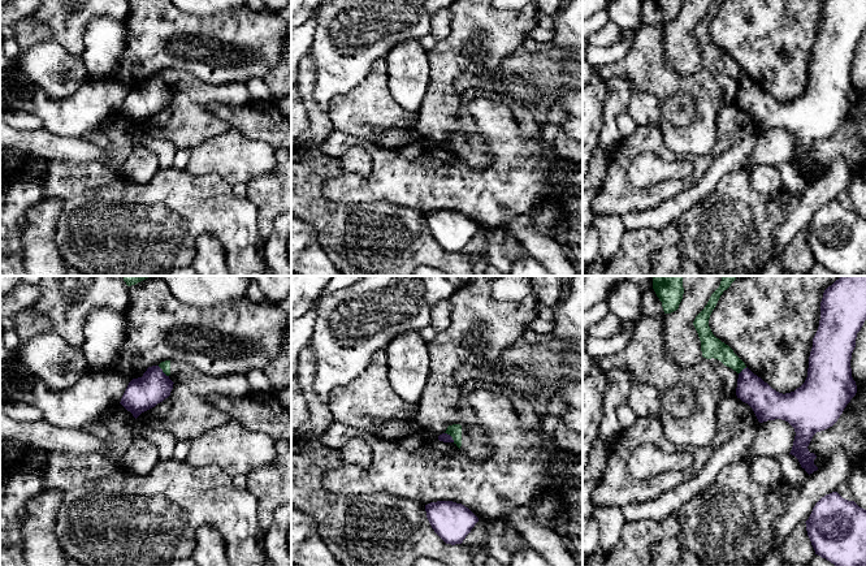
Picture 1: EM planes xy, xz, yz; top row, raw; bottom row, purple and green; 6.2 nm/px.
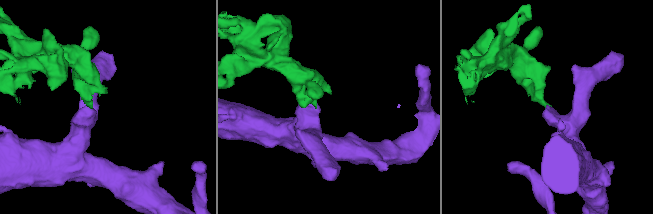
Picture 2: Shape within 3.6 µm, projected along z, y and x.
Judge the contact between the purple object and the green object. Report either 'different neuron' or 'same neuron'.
different neuron

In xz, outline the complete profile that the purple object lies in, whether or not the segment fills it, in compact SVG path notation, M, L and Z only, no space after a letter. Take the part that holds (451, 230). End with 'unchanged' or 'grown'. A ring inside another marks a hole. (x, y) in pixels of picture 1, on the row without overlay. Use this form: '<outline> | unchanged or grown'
M437 209L425 213L426 226L434 241L446 252L462 252L479 226L464 213L453 209Z | unchanged

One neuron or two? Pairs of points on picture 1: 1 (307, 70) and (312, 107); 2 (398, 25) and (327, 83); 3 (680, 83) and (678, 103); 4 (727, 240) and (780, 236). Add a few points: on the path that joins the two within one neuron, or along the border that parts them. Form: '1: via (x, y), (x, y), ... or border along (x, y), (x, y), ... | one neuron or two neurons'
1: via (307, 80), (307, 98) | one neuron
2: via (380, 30), (345, 65) | one neuron
3: border along (659, 103), (687, 93), (693, 98), (696, 116) | two neurons
4: border along (792, 211), (774, 230), (775, 253), (766, 262) | two neurons

